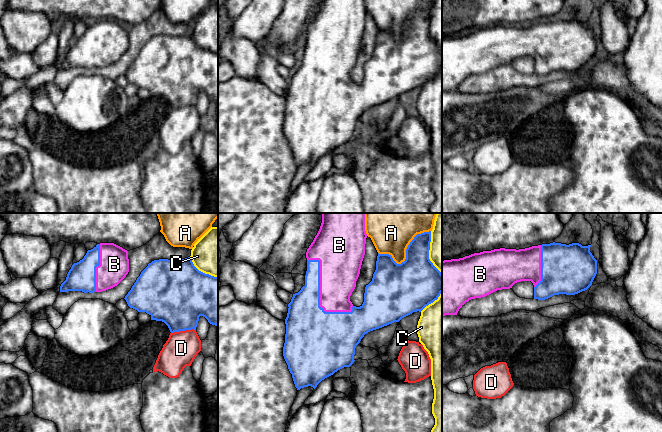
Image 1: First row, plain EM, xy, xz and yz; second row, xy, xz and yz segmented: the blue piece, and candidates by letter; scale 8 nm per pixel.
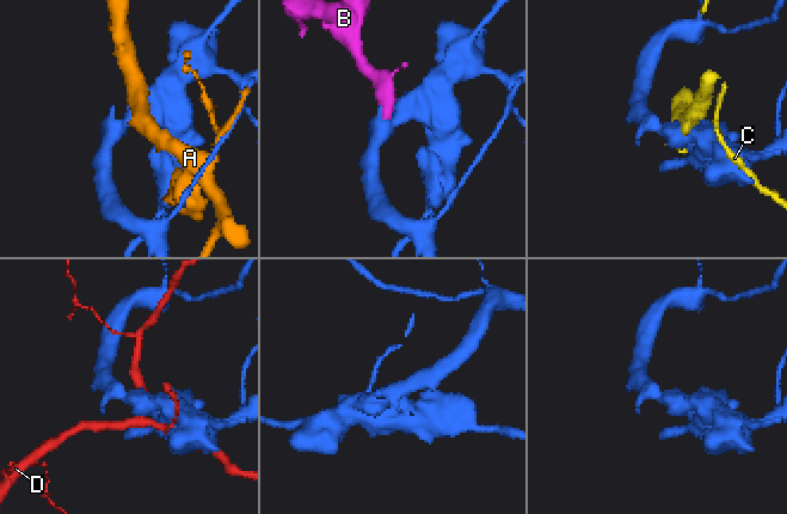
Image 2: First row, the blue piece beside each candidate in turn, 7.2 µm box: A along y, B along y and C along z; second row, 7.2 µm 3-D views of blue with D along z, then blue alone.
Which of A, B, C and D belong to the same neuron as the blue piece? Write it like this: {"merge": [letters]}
{"merge": ["B"]}

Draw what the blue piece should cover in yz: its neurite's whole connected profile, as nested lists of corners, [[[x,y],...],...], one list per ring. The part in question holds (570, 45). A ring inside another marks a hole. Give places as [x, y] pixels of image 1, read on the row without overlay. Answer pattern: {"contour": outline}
{"contour": [[[579,19],[542,20],[525,25],[494,25],[465,32],[459,35],[442,37],[442,92],[457,91],[459,85],[469,76],[485,73],[497,66],[510,65],[521,57],[531,57],[534,61],[534,75],[545,76],[554,71],[575,71],[587,66],[597,50],[597,36],[590,28],[591,21]]]}

